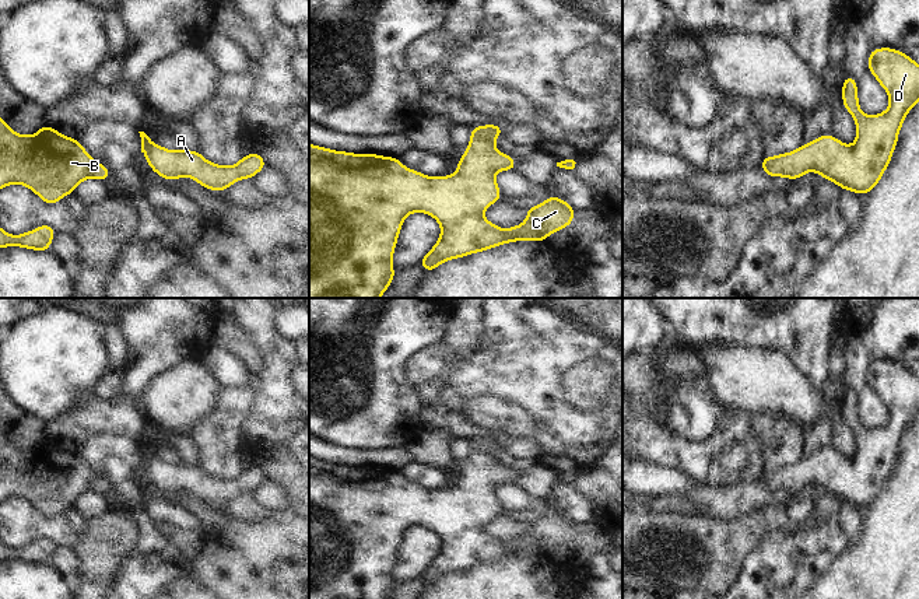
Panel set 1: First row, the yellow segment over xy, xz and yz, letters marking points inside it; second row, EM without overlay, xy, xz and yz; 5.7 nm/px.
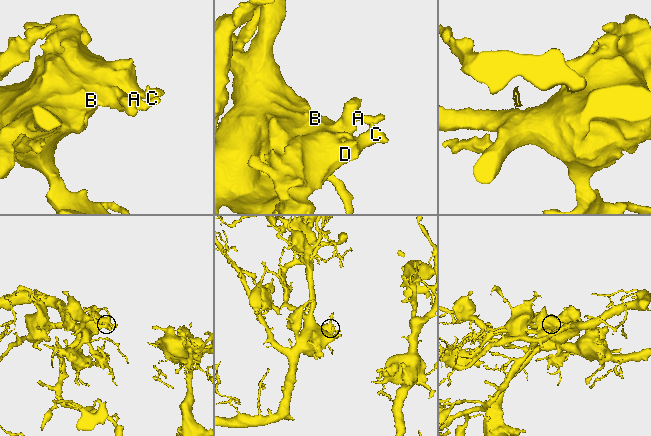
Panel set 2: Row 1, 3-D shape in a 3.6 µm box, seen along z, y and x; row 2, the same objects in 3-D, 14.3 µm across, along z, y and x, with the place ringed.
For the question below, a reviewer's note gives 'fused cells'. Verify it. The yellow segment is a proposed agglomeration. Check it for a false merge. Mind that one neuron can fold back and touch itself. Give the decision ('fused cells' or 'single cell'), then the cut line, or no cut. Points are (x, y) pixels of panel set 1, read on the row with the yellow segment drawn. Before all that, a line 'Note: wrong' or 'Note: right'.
Note: wrong
single cell | no cut

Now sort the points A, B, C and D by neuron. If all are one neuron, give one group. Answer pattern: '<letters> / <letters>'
A B C D

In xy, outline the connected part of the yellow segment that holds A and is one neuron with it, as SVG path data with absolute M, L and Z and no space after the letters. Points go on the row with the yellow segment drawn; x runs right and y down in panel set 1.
M138 132L141 137L141 153L148 167L162 179L171 182L186 176L196 179L203 189L211 189L222 193L239 179L253 179L256 174L267 167L260 153L243 155L235 165L217 165L207 161L203 154L179 148L171 151L162 146L154 144L151 139Z

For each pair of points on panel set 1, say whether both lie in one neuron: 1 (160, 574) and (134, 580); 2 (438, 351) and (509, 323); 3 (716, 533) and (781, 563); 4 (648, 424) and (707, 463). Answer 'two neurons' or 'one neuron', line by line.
1: one neuron
2: one neuron
3: two neurons
4: one neuron

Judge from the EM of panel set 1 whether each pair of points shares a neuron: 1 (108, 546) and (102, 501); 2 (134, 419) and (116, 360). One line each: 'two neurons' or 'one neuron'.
1: two neurons
2: two neurons

